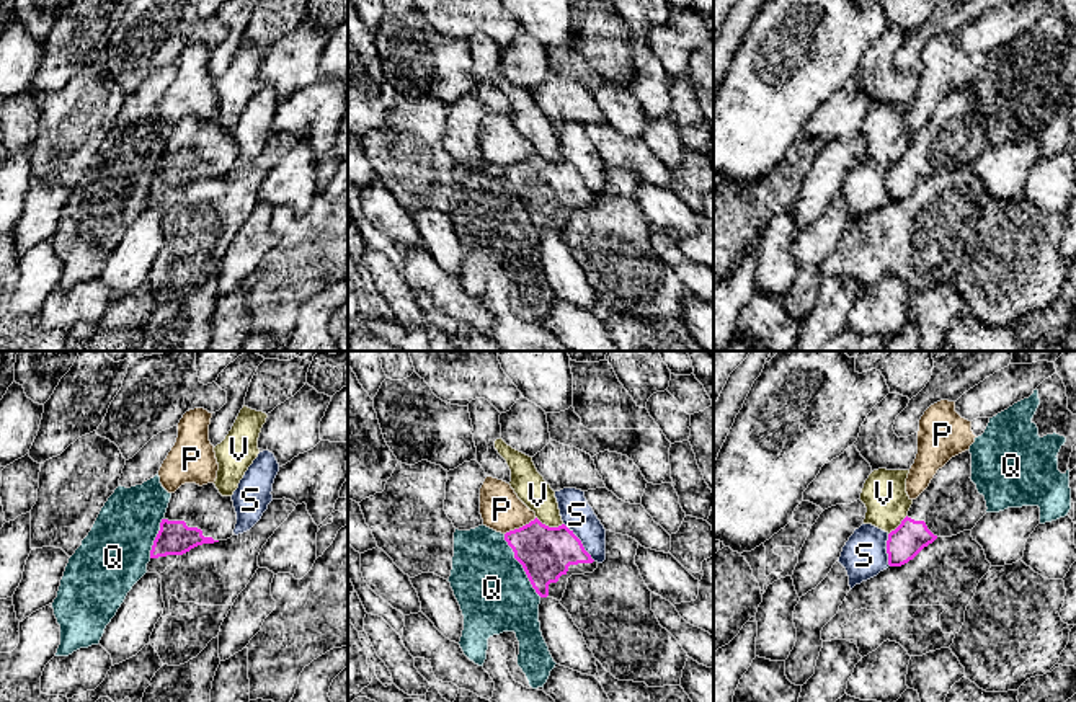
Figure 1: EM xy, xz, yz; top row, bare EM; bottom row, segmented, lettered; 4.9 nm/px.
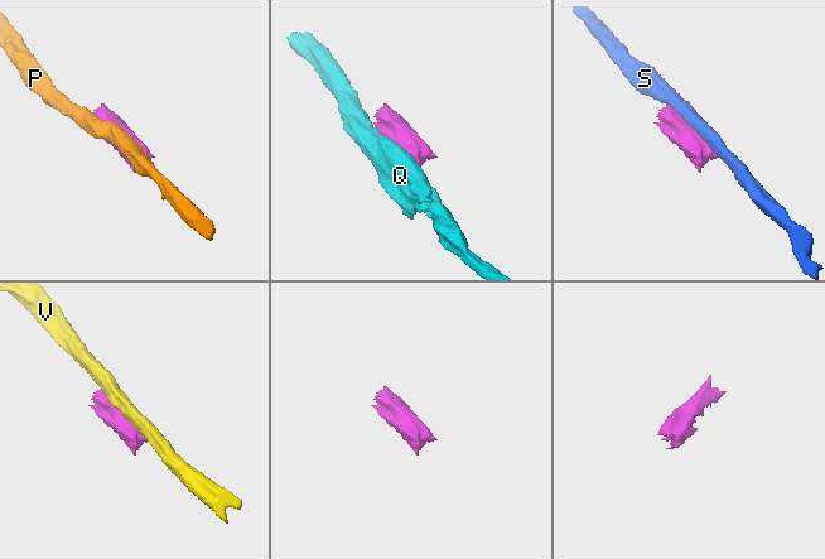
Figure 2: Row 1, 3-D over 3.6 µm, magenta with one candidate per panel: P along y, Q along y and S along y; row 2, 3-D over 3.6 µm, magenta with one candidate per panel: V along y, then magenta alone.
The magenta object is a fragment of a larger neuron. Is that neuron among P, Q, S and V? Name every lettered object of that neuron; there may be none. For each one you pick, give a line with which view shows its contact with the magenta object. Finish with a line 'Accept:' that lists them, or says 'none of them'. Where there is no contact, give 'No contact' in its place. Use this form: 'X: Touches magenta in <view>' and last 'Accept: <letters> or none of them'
Accept: none of them

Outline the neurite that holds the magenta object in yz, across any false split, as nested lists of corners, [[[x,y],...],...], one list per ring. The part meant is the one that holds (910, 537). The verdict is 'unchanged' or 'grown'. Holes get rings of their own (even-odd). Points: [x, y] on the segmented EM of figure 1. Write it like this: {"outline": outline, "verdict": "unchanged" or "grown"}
{"outline": [[[970,451],[937,470],[929,487],[913,500],[908,516],[888,534],[890,566],[908,563],[937,537],[952,537],[976,526],[988,508],[970,477]]], "verdict": "grown"}

